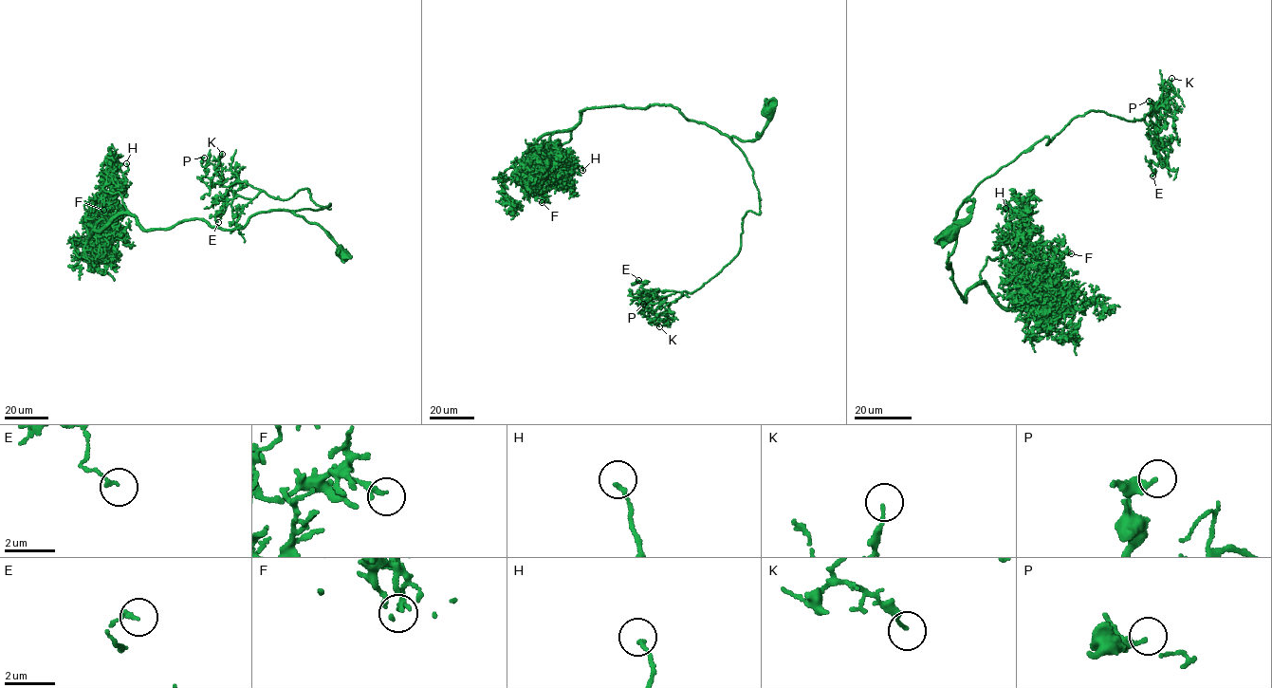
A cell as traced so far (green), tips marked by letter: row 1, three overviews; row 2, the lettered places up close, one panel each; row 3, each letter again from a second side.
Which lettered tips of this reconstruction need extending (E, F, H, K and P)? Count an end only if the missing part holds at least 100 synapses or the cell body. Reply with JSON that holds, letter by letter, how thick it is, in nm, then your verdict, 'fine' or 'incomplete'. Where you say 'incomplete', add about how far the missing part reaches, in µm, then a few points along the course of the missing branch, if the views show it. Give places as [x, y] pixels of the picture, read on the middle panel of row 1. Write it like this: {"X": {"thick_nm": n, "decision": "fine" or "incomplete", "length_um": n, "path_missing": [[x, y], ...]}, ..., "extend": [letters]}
{"E": {"thick_nm": 120, "decision": "fine"}, "F": {"thick_nm": 220, "decision": "fine"}, "H": {"thick_nm": 140, "decision": "fine"}, "K": {"thick_nm": 110, "decision": "fine"}, "P": {"thick_nm": 240, "decision": "fine"}, "extend": []}

